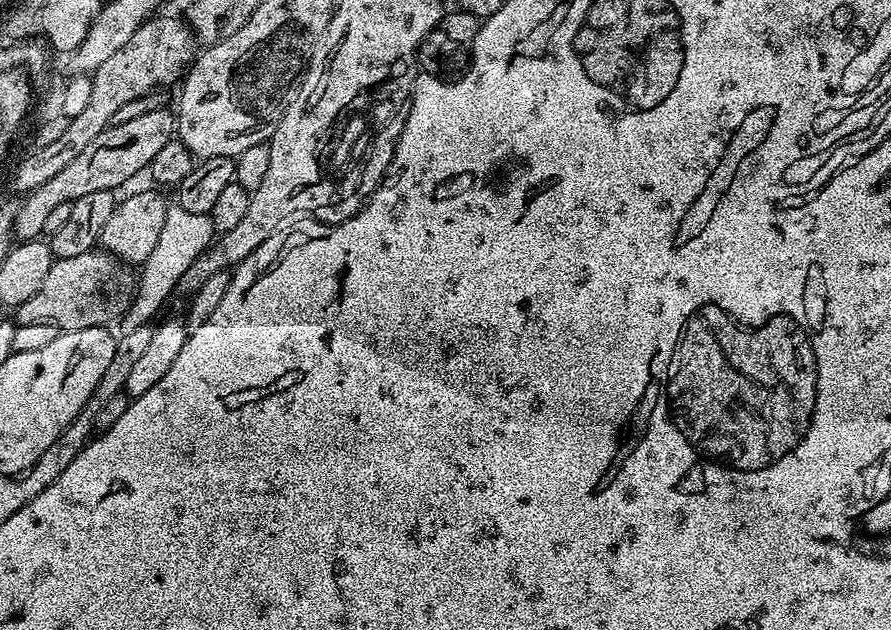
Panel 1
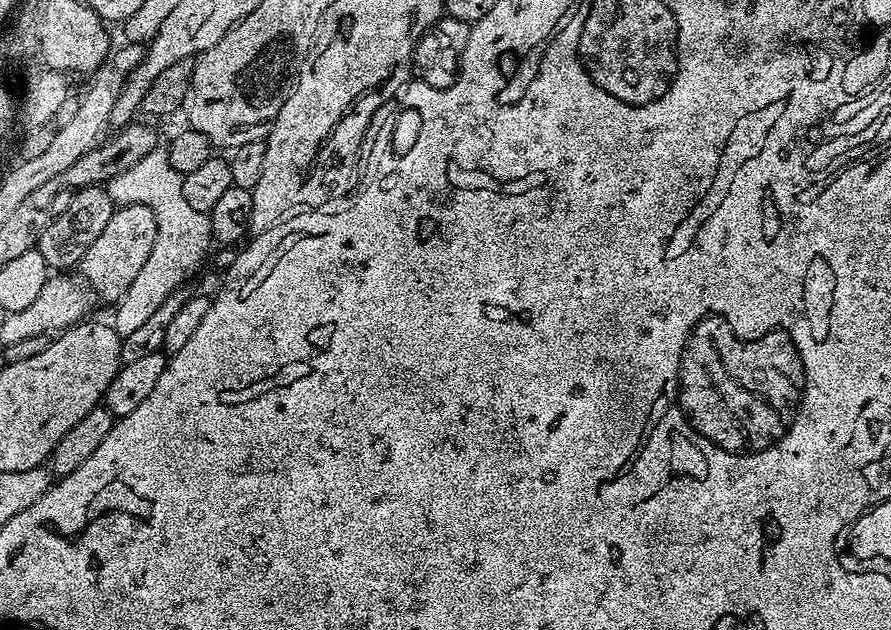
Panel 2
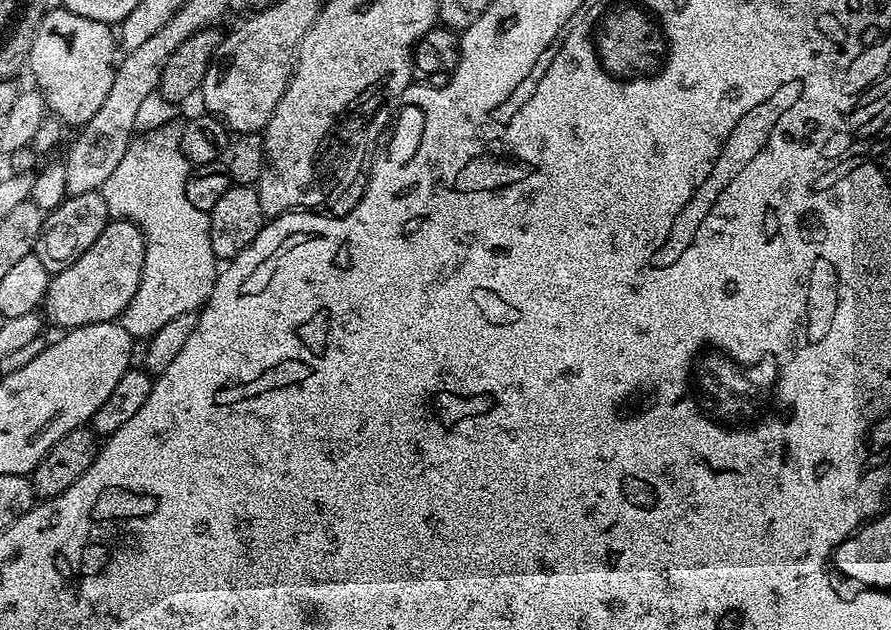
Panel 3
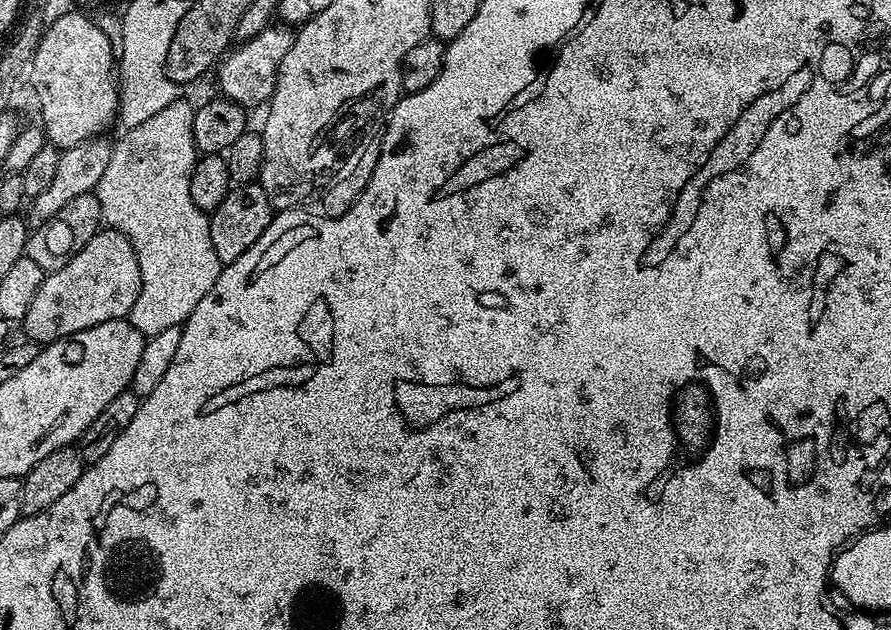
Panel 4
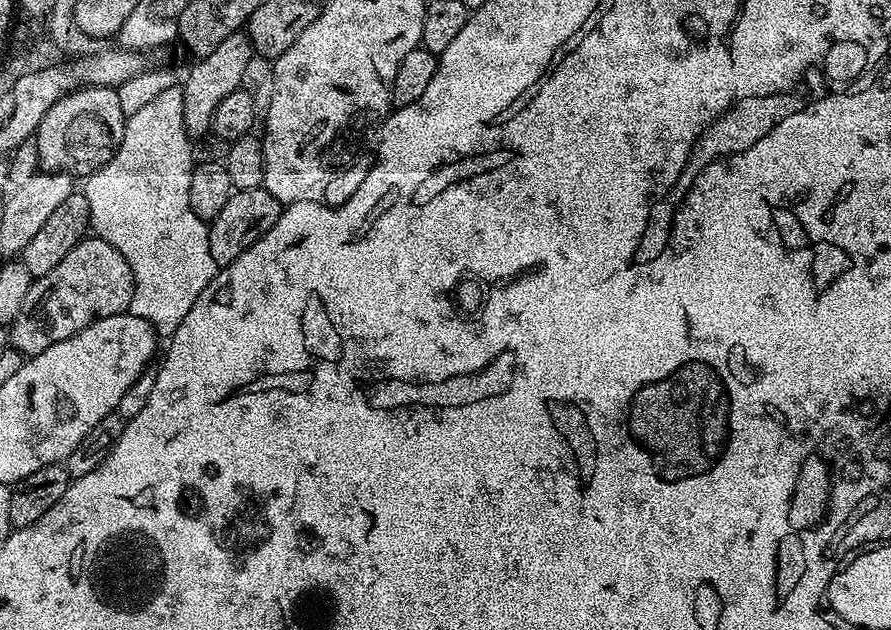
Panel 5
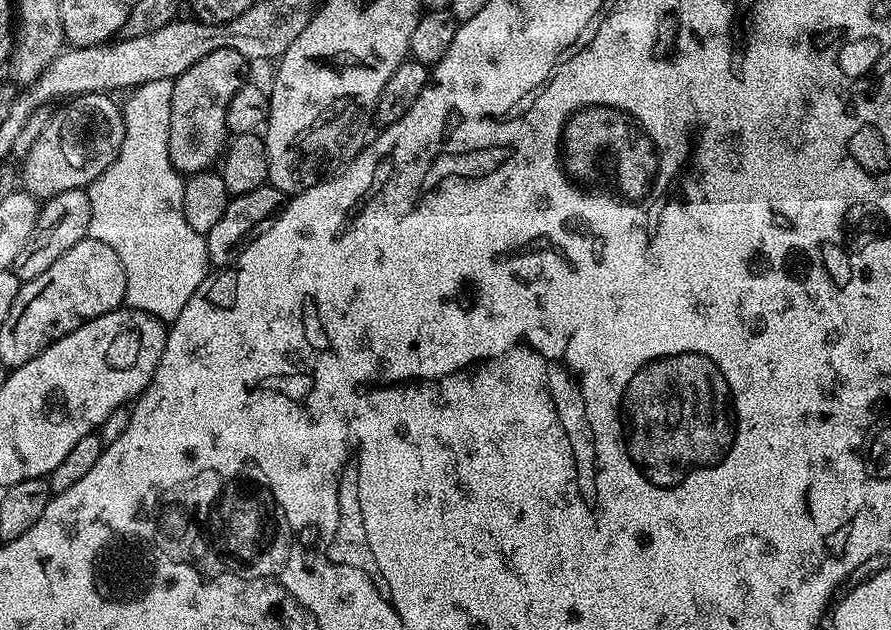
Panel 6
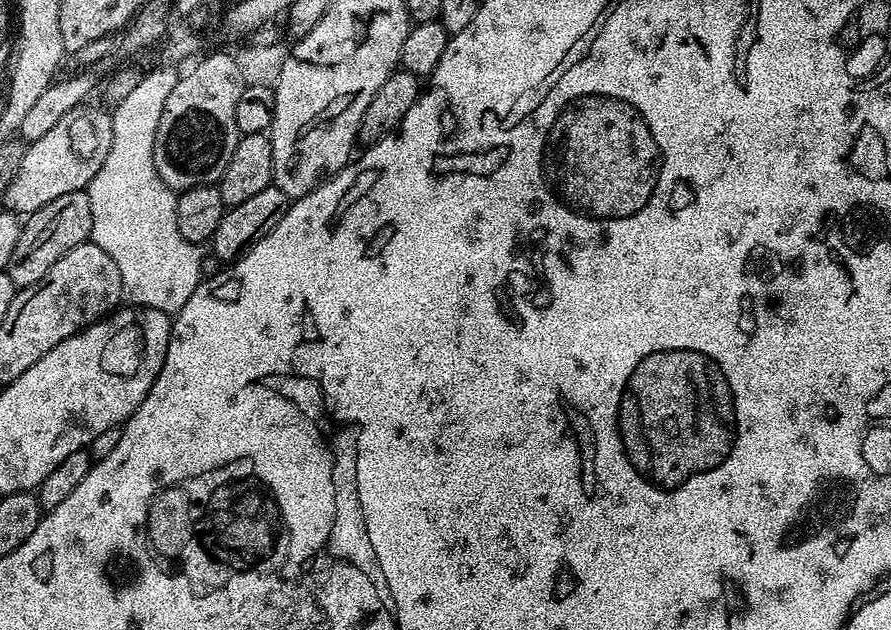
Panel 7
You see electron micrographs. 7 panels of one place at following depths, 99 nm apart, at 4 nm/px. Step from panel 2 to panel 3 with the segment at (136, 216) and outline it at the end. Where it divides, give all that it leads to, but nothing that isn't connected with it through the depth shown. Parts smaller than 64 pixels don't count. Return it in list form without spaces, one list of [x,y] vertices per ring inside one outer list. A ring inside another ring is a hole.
[[[109,219],[106,230],[98,234],[98,242],[82,258],[49,279],[42,305],[47,323],[67,330],[119,321],[140,285],[145,254],[144,235],[138,225],[129,220]]]

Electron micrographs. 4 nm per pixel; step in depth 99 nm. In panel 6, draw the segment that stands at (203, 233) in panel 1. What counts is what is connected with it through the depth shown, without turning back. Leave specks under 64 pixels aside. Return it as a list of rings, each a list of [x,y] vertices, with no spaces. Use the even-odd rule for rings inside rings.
[[[171,80],[146,82],[131,93],[128,105],[123,105],[124,137],[122,146],[110,162],[110,166],[97,180],[89,184],[86,191],[90,198],[89,237],[98,242],[106,242],[118,259],[122,261],[122,270],[126,270],[126,294],[124,304],[129,308],[150,314],[155,320],[171,322],[182,314],[186,302],[194,298],[194,290],[210,274],[208,262],[208,242],[198,231],[186,222],[182,214],[182,194],[185,177],[170,160],[170,98],[174,98],[174,86]]]

